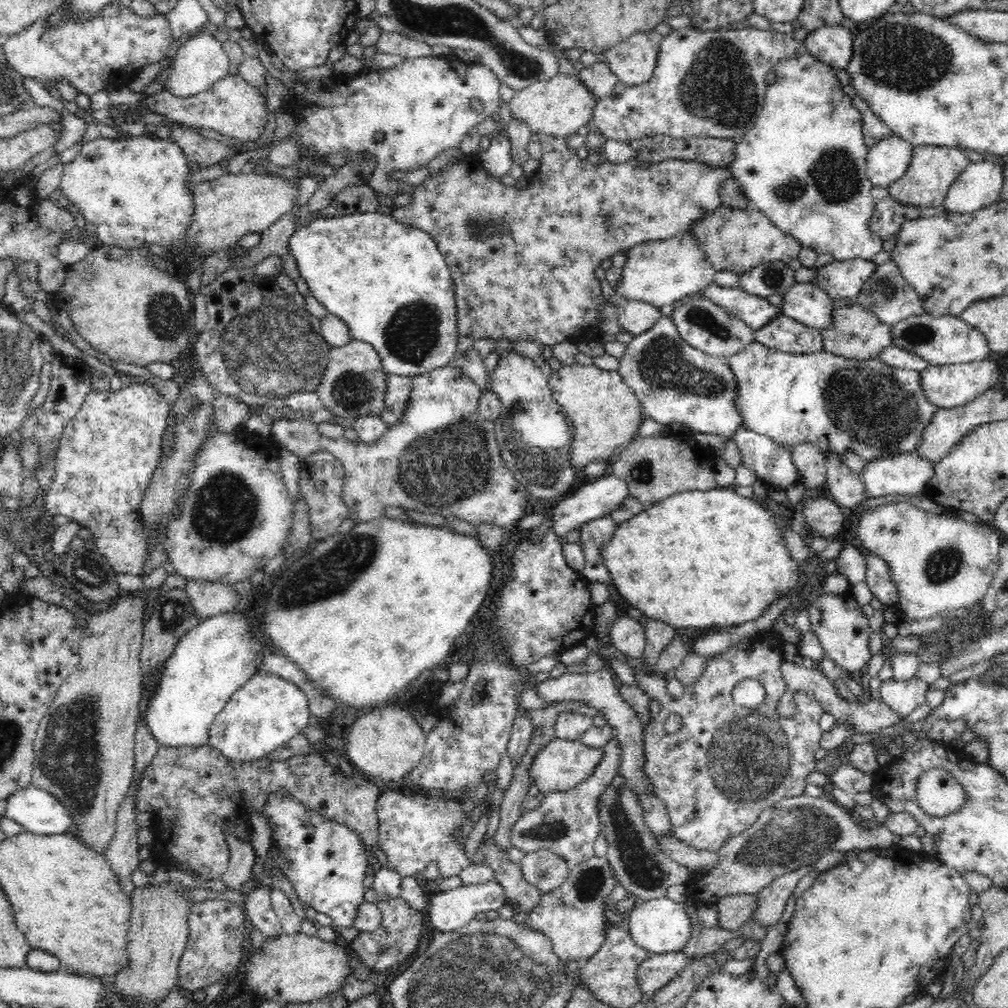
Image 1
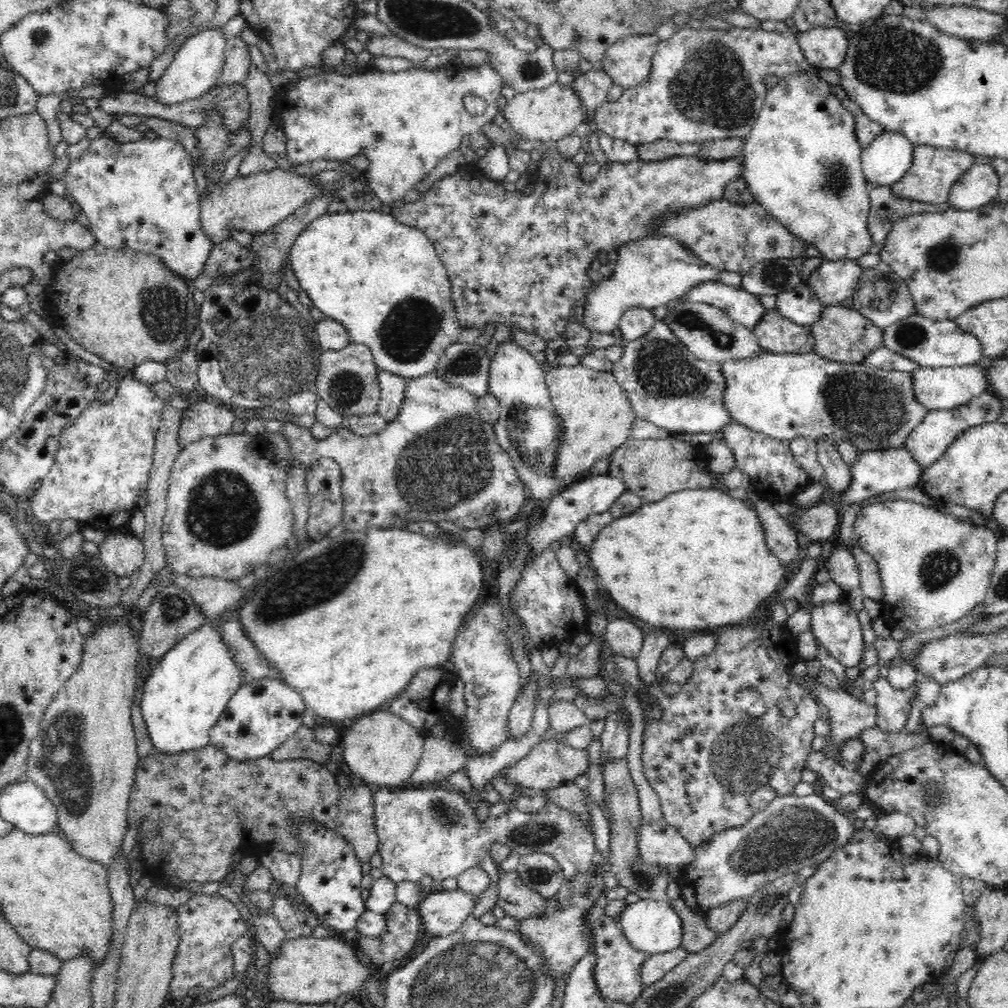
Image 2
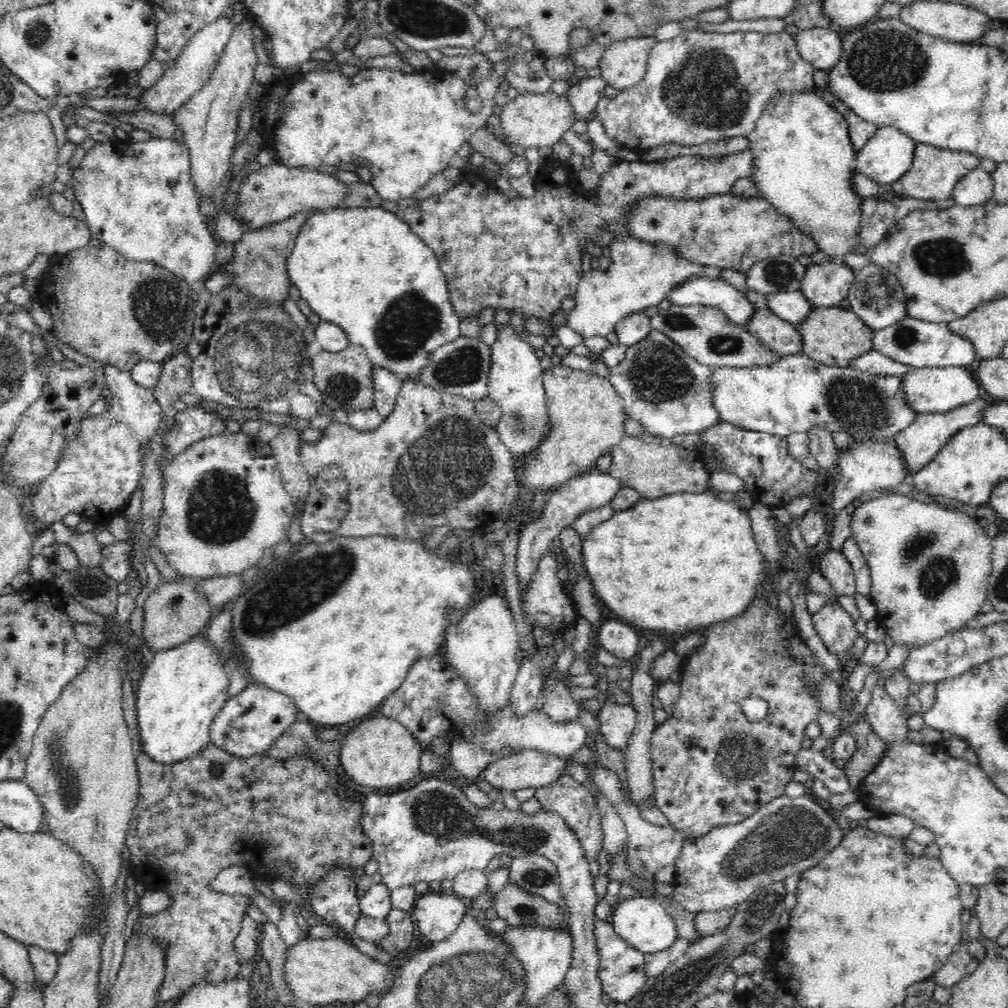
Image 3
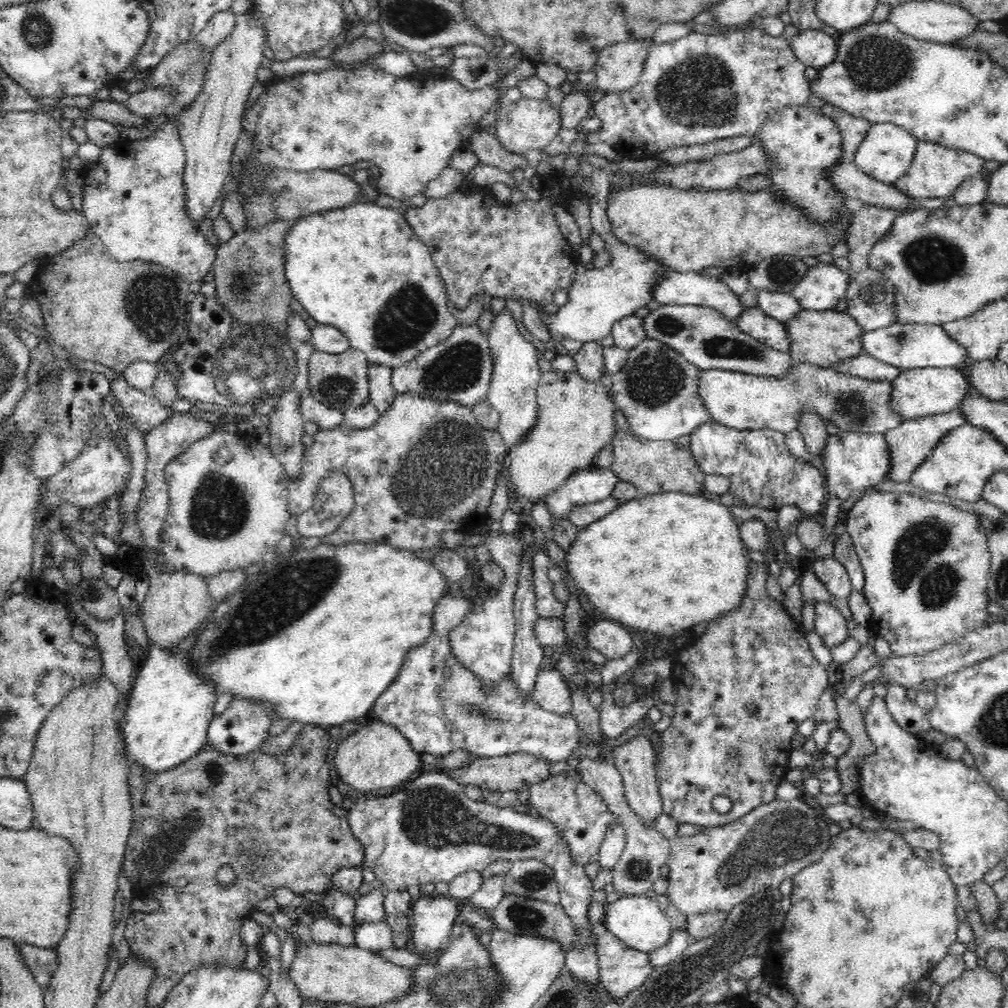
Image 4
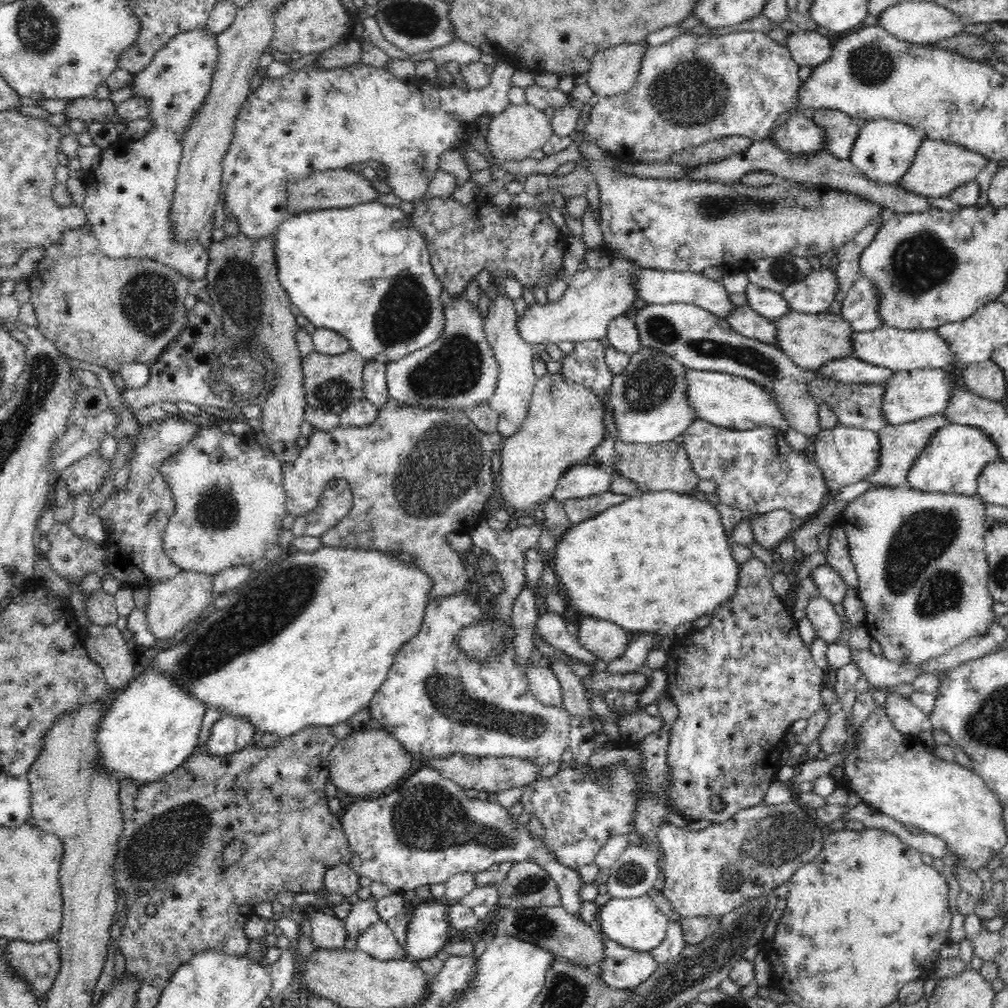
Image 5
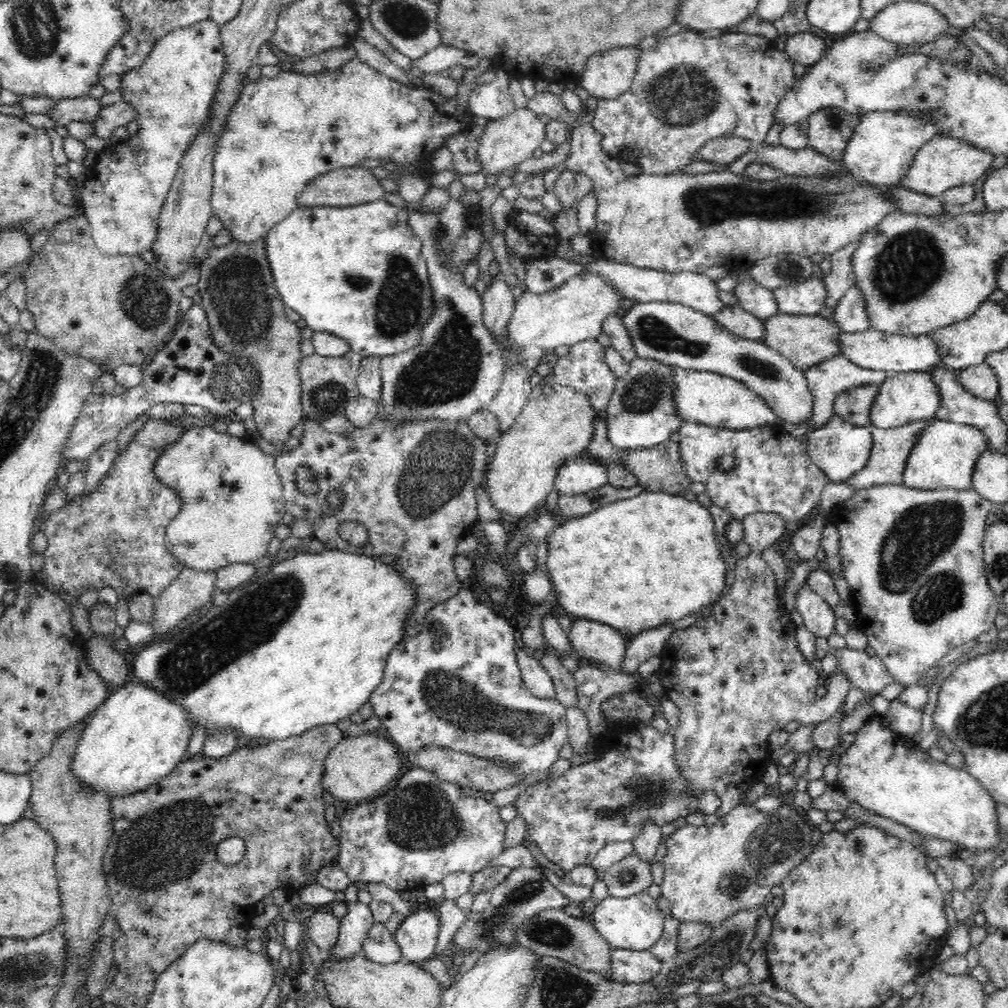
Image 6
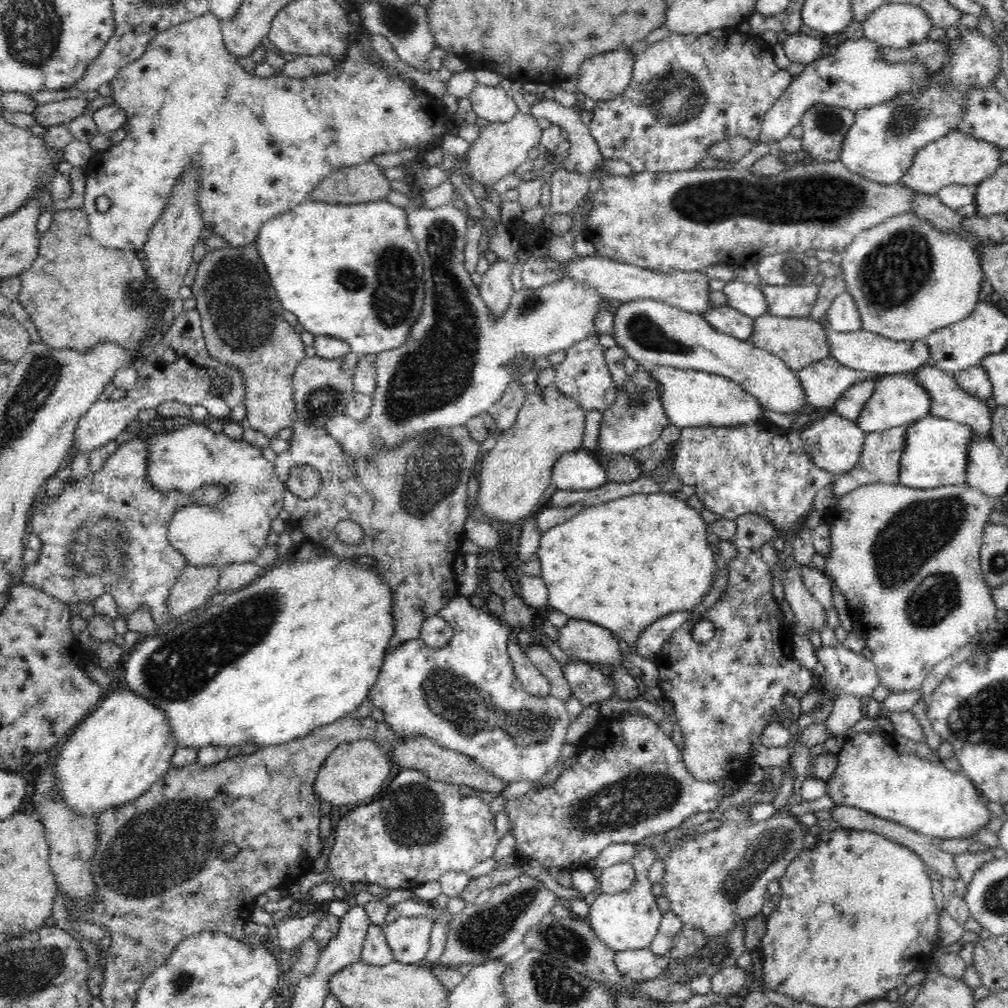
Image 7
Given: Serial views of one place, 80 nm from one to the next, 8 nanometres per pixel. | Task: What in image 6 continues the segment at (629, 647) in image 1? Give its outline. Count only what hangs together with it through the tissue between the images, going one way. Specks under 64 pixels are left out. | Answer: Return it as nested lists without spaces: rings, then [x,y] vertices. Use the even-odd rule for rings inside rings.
[[[576,618],[568,630],[568,641],[574,647],[578,658],[586,659],[592,664],[608,665],[610,669],[626,673],[620,670],[620,666],[622,666],[622,660],[625,658],[628,640],[620,635],[615,628],[595,621]]]

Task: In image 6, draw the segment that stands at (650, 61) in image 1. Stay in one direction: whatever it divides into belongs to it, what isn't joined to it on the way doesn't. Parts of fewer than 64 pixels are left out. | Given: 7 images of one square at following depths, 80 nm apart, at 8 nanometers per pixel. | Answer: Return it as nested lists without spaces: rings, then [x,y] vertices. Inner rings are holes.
[[[637,45],[612,47],[593,54],[578,79],[579,86],[598,100],[619,98],[632,86],[641,52]]]

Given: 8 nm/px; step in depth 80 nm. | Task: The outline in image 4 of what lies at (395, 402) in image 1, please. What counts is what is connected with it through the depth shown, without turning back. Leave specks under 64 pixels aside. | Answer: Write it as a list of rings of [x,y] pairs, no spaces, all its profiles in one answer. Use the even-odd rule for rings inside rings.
[[[369,363],[369,402],[374,405],[380,414],[386,412],[396,396],[392,386],[392,369],[384,365]]]

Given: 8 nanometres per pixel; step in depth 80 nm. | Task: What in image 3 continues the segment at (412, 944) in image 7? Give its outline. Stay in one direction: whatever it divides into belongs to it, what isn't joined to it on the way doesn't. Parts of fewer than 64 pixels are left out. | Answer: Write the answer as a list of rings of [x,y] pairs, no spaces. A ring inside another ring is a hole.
[[[430,892],[416,899],[412,908],[424,947],[448,938],[466,916],[469,901],[456,894]]]

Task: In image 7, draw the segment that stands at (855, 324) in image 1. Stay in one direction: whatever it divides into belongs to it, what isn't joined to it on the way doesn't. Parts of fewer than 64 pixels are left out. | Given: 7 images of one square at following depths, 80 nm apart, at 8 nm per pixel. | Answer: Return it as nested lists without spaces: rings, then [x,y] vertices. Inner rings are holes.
[[[768,313],[753,319],[753,331],[747,341],[762,350],[775,354],[780,360],[790,366],[790,369],[794,372],[829,356],[829,346],[826,340],[828,327],[824,328],[819,320],[812,320],[808,316],[788,318],[772,316]]]

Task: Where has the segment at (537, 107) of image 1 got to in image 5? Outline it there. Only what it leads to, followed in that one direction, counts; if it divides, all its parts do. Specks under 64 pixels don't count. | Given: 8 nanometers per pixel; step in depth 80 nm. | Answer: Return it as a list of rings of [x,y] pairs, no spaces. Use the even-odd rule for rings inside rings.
[[[529,103],[523,106],[509,105],[507,110],[497,114],[492,119],[487,129],[486,143],[489,144],[492,161],[496,165],[504,165],[511,161],[522,161],[531,157],[534,150],[541,149],[554,134],[552,119],[549,120],[544,111]]]

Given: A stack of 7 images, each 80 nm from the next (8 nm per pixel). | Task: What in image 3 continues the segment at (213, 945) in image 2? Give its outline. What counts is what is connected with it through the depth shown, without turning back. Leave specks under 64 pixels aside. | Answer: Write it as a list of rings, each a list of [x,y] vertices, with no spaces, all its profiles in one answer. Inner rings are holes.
[[[210,742],[198,754],[172,764],[159,764],[154,762],[147,754],[138,752],[136,764],[139,774],[138,800],[136,800],[134,819],[130,822],[130,829],[125,842],[130,851],[128,863],[130,864],[130,873],[138,883],[144,884],[147,890],[161,890],[166,892],[172,899],[172,906],[170,908],[153,915],[140,914],[136,919],[136,924],[133,926],[133,932],[151,936],[165,950],[165,977],[157,990],[157,1000],[160,1004],[178,998],[188,987],[195,985],[198,981],[222,982],[236,977],[238,972],[240,972],[241,964],[234,942],[236,942],[236,937],[241,931],[243,916],[247,914],[248,906],[256,900],[248,895],[219,893],[210,889],[210,882],[216,878],[220,870],[234,865],[245,866],[252,872],[253,881],[260,879],[267,880],[270,883],[278,879],[278,873],[274,871],[276,862],[287,862],[295,870],[288,883],[305,890],[306,886],[307,888],[310,888],[310,886],[314,888],[332,870],[332,866],[339,866],[340,868],[351,866],[357,869],[361,866],[364,867],[372,859],[371,840],[365,835],[365,832],[363,832],[362,827],[359,825],[360,810],[358,810],[358,814],[344,814],[345,801],[340,799],[336,790],[332,789],[328,784],[328,769],[324,768],[318,760],[310,757],[310,755],[273,759],[266,753],[260,753],[249,757],[239,757],[218,748],[214,743]]]

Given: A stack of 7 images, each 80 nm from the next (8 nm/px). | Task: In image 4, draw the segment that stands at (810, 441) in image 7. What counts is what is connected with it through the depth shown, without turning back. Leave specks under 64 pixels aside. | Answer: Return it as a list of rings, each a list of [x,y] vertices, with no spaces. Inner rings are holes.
[[[841,431],[835,435],[829,433],[826,444],[824,445],[823,457],[820,462],[820,467],[823,469],[825,475],[825,486],[828,491],[828,501],[824,504],[823,514],[821,517],[825,518],[824,522],[824,540],[832,534],[834,525],[837,523],[837,518],[840,516],[840,505],[843,503],[851,502],[856,496],[868,492],[870,486],[878,484],[878,482],[884,482],[889,480],[889,470],[891,469],[891,458],[889,446],[886,442],[886,437],[883,434],[878,433],[862,433],[852,431]]]

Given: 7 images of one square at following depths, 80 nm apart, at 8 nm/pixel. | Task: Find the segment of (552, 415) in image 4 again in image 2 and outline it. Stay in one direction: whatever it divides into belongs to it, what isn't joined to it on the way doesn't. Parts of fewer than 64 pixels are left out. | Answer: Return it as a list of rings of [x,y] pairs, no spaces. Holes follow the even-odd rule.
[[[581,364],[557,366],[546,370],[545,381],[562,427],[553,476],[570,483],[573,477],[592,468],[601,458],[610,457],[618,445],[624,444],[631,436],[632,423],[637,416],[612,372],[596,372]]]

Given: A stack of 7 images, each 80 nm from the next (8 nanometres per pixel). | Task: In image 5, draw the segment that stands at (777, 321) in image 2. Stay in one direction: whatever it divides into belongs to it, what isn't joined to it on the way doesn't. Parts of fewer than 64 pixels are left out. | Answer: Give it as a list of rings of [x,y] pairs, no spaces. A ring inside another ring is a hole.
[[[750,305],[735,307],[724,318],[738,334],[754,338],[769,345],[777,343],[777,328],[772,319],[760,316]]]

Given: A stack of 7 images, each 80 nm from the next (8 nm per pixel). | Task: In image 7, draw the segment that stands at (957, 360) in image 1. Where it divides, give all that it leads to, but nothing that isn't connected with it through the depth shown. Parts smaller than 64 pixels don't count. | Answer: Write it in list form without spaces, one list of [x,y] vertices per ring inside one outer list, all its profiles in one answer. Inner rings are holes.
[[[867,330],[854,332],[826,331],[826,340],[829,346],[829,356],[835,358],[846,369],[864,371],[876,375],[894,375],[900,373],[911,374],[926,364],[931,364],[930,349],[924,340],[918,342],[902,342],[890,340],[879,334]]]

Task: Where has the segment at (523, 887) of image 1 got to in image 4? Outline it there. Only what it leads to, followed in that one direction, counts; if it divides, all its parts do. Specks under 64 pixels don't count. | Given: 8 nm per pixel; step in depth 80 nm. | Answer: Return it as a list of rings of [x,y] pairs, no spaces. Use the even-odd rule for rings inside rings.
[[[505,894],[498,906],[489,910],[488,913],[490,919],[497,926],[496,928],[509,930],[514,934],[534,934],[542,938],[552,938],[559,942],[561,949],[566,954],[578,942],[578,929],[576,929],[576,925],[560,903],[552,904],[544,900],[530,900],[515,894]]]

